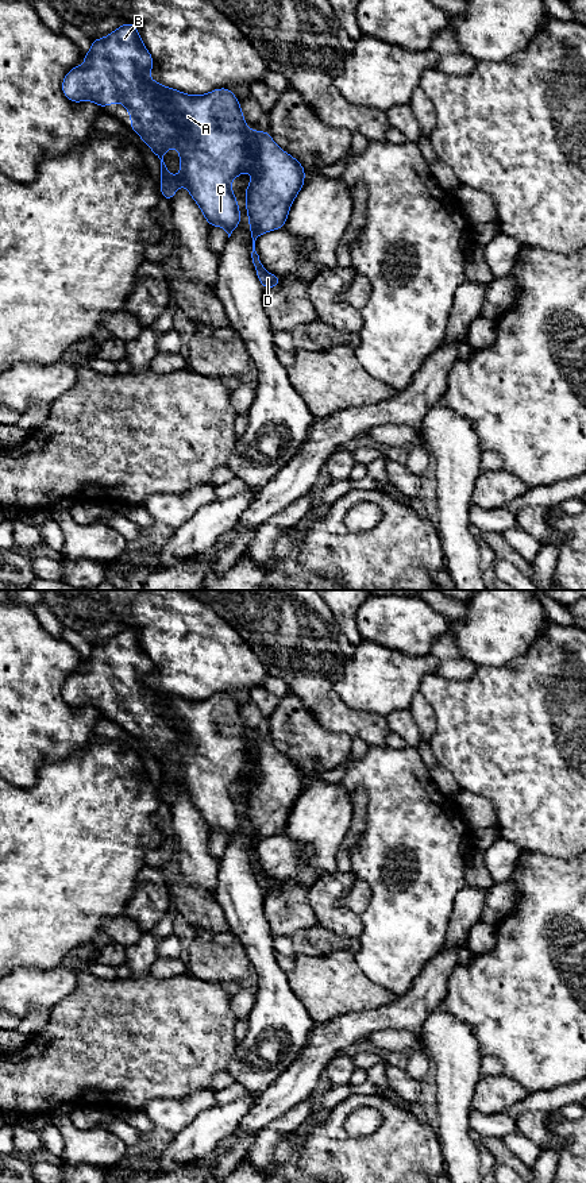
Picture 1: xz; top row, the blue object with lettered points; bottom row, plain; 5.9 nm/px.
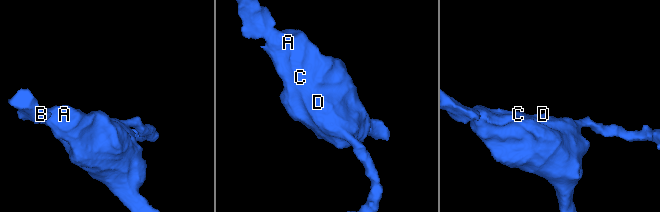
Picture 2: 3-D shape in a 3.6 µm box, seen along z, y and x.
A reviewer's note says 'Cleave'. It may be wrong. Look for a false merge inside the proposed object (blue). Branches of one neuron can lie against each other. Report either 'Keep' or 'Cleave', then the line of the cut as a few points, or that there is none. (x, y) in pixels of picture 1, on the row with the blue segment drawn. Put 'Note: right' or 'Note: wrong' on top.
Note: wrong
Keep. No split

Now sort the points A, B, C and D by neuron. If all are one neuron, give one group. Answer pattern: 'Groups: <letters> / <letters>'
Groups: A B C D

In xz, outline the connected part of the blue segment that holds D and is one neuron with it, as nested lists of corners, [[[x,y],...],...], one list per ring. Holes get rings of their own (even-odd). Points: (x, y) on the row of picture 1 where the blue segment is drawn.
[[[126,23],[103,39],[92,39],[92,49],[82,58],[86,65],[76,65],[62,81],[62,92],[73,103],[92,100],[96,105],[107,107],[120,101],[131,113],[130,128],[140,135],[142,140],[161,159],[161,196],[171,203],[177,186],[185,185],[198,204],[209,227],[221,226],[228,238],[239,226],[239,209],[231,190],[231,181],[250,172],[254,180],[246,188],[247,212],[252,238],[252,263],[265,290],[275,288],[282,277],[265,271],[255,251],[259,235],[284,228],[293,200],[304,186],[305,170],[290,154],[281,150],[269,131],[251,131],[240,111],[240,103],[230,88],[215,89],[203,96],[189,96],[154,82],[149,73],[154,59],[142,43],[134,23]],[[169,147],[180,151],[180,177],[171,177],[163,155]]]

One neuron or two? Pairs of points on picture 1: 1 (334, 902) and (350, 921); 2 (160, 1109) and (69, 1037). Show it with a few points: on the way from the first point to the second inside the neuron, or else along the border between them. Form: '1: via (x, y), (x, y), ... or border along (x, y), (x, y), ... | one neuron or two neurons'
1: via (335, 906), (346, 917) | one neuron
2: border along (182, 1095), (178, 1098), (151, 1099), (142, 1109) | two neurons

